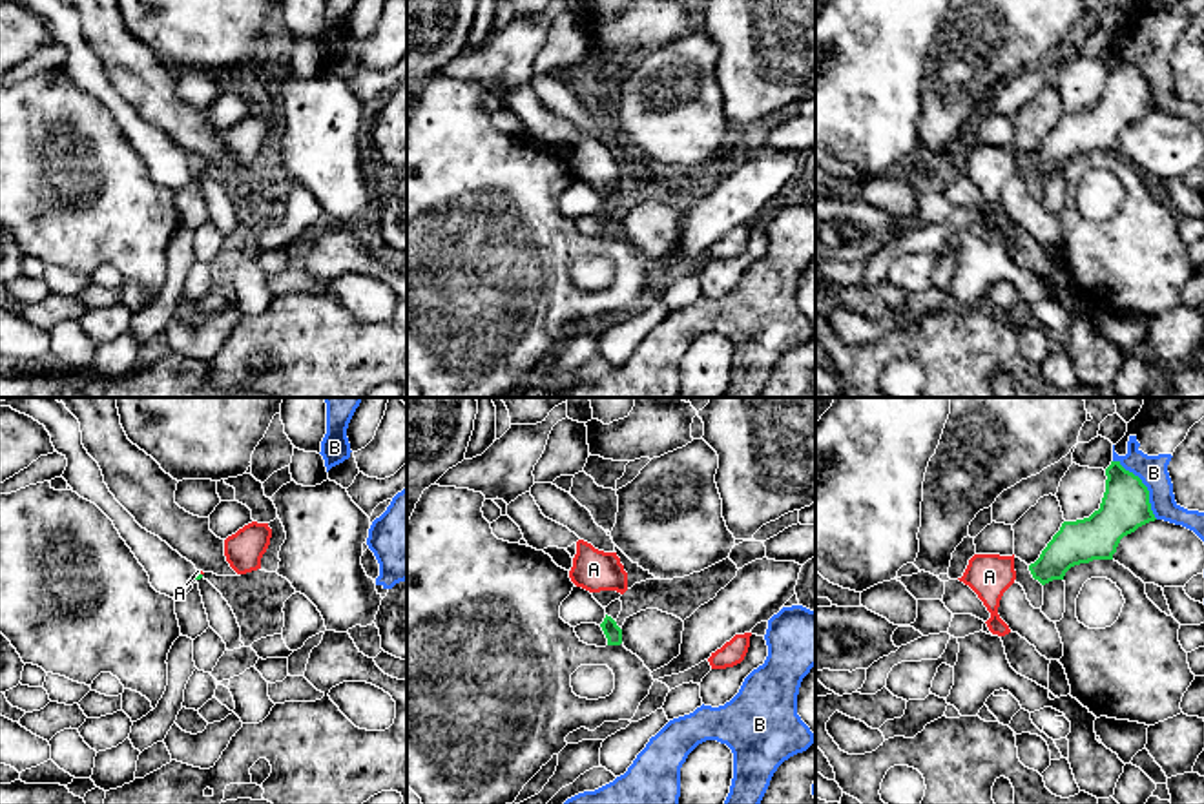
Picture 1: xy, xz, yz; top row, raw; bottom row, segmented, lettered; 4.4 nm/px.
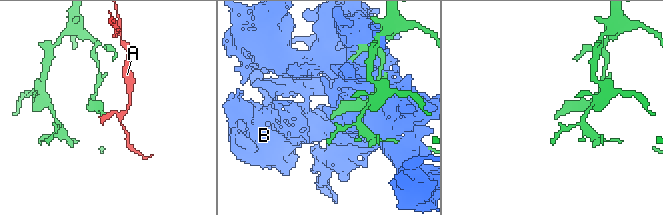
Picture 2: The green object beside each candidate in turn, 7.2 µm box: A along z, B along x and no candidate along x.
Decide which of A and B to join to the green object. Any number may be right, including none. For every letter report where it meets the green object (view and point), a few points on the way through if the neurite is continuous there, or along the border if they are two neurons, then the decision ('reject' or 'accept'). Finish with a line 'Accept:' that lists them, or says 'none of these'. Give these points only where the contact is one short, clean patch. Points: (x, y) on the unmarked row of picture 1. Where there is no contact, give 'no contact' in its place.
A: xy (197, 164) | along xy (197, 163), (201, 166) | reject
B: yz (1144, 77) | reject
Accept: none of these

